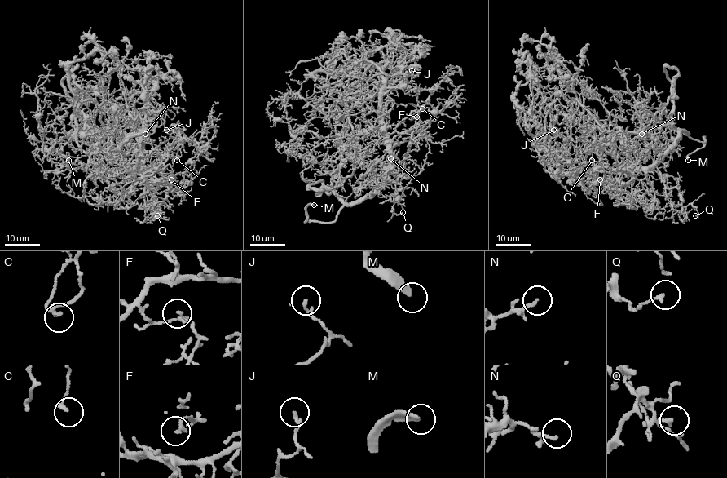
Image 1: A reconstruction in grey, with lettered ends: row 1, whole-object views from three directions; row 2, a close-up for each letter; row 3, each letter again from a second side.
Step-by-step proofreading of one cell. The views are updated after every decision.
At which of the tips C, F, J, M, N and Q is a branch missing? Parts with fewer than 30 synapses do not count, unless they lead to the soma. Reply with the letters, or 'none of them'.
M

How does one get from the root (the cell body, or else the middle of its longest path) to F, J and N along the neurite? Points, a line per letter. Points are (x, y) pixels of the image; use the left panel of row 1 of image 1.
F: (100, 108), (107, 134), (108, 112), (104, 108), (111, 143), (135, 152), (143, 177), (155, 188), (171, 179)
J: (100, 108), (79, 105), (77, 143), (86, 152), (116, 150), (138, 179), (158, 160), (166, 130)
N: (100, 108), (103, 129), (111, 132), (111, 124), (87, 127), (119, 132), (136, 125), (123, 139), (145, 134)

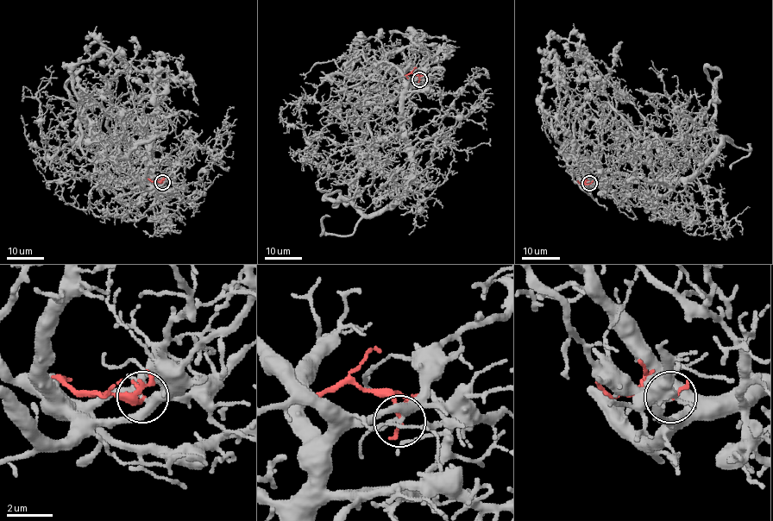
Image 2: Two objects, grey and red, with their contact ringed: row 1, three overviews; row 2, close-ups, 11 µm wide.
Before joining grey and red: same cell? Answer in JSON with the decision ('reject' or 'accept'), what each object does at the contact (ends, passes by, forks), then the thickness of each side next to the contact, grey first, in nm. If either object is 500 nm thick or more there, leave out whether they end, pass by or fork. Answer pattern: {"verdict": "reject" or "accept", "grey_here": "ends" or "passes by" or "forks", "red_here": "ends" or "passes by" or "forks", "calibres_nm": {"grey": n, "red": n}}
{"verdict": "reject", "grey_here": "passes by", "red_here": "ends", "calibres_nm": {"grey": 300, "red": 200}}

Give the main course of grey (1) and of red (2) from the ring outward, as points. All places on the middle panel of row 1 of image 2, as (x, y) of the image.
1: (419, 79), (402, 114), (406, 189), (365, 215), (349, 186), (380, 91), (361, 52), (341, 67)
2: (419, 79), (417, 75), (409, 72), (407, 78)

